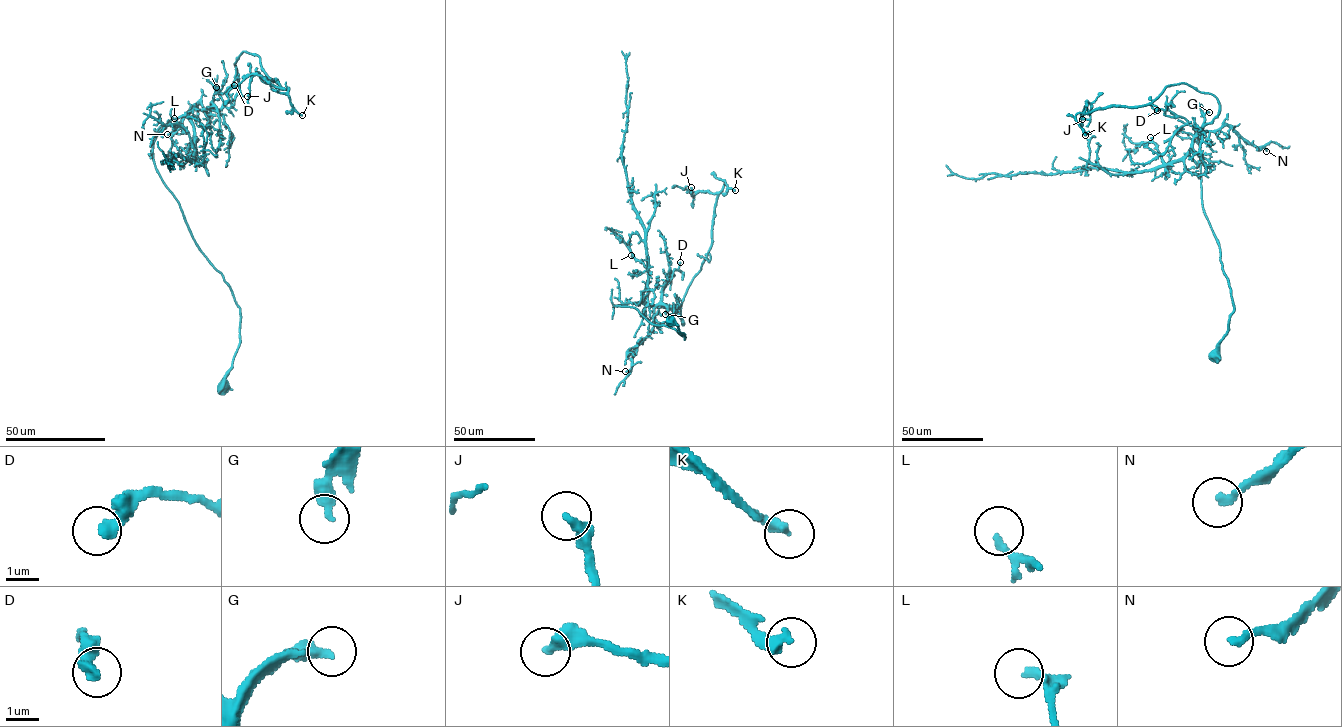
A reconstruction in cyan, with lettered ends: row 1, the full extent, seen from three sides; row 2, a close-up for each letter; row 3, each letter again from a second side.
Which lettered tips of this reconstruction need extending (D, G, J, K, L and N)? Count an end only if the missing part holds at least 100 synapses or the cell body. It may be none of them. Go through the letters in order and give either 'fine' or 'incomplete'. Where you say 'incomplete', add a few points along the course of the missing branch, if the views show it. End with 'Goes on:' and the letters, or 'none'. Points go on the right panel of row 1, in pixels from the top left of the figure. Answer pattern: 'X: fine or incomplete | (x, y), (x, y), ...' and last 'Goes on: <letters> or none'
D: fine
G: incomplete | (1209, 112), (1252, 119), (1272, 137), (1286, 161), (1285, 172), (1276, 175), (1272, 184)
J: fine
K: fine
L: fine
N: fine
Goes on: G

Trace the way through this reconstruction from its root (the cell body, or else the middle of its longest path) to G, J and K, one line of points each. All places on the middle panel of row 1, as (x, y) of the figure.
G: (671, 321), (684, 339), (671, 327), (652, 324), (634, 307), (613, 305), (667, 304), (670, 308), (665, 314)
J: (671, 321), (684, 339), (613, 305), (667, 304), (684, 324), (718, 194), (691, 187)
K: (671, 321), (684, 339), (613, 305), (667, 304), (684, 324), (681, 303), (711, 246), (724, 180), (735, 190)

